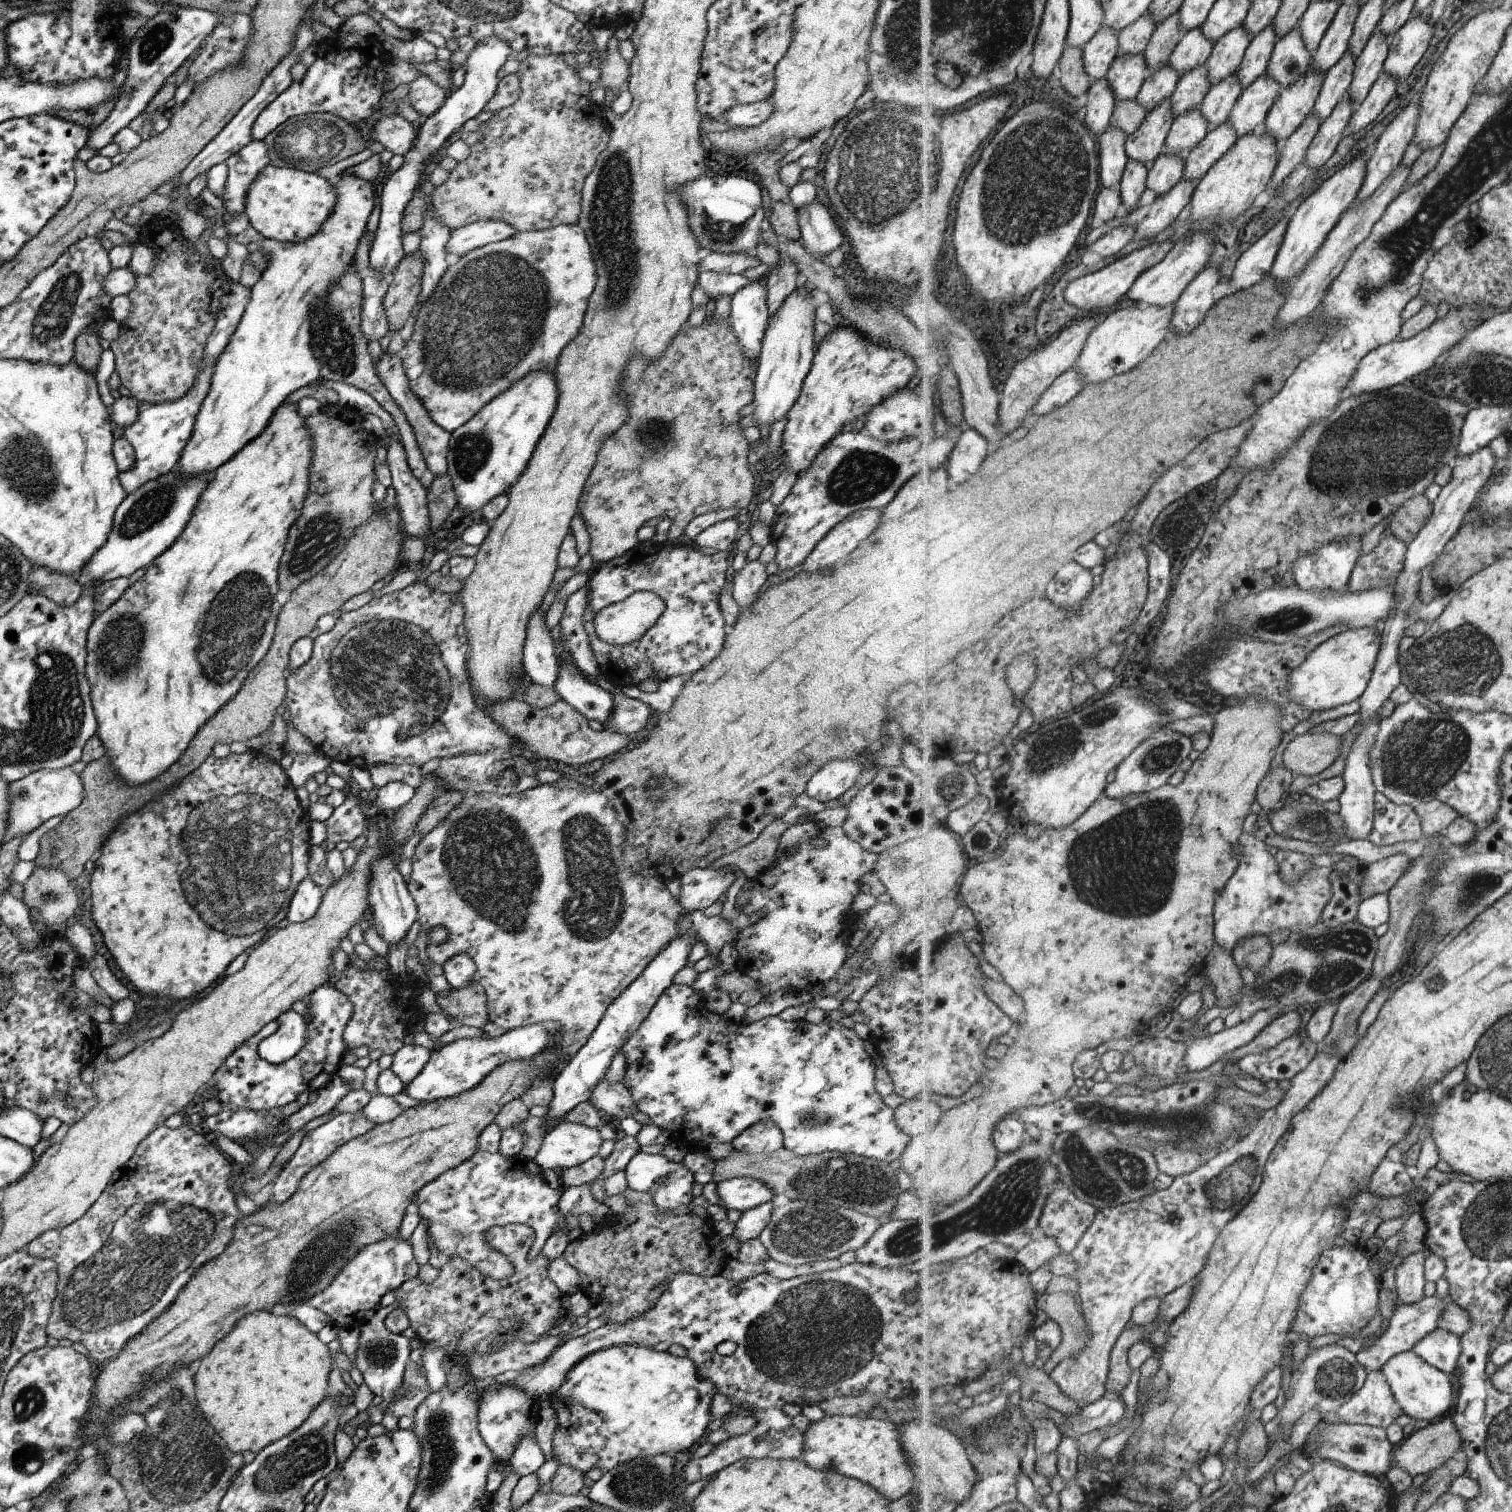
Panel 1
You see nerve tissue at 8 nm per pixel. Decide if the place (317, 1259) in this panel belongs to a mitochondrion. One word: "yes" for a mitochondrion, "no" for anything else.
yes

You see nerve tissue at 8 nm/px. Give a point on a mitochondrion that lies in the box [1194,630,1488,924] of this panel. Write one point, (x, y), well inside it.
(1421, 756)

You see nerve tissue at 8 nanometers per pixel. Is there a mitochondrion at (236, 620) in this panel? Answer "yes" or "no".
yes

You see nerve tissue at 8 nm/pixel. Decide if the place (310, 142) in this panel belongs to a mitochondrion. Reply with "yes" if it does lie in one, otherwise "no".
yes

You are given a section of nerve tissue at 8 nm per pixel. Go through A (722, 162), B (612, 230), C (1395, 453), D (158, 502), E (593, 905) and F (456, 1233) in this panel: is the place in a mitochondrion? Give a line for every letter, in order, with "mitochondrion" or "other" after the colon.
A: other
B: mitochondrion
C: mitochondrion
D: mitochondrion
E: mitochondrion
F: mitochondrion

